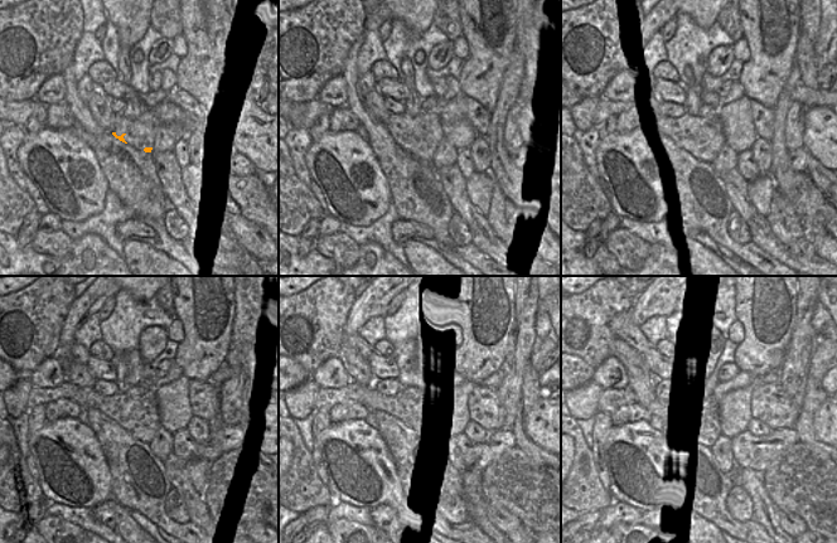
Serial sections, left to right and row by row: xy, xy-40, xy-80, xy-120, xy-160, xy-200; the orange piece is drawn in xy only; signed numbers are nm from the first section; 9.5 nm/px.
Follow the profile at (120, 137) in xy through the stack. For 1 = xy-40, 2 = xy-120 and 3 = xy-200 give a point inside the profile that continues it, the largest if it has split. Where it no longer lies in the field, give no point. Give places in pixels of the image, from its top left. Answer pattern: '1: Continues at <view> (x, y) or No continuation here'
1: Continues at xy-40 (425, 154)
2: Continues at xy-120 (140, 428)
3: Continues at xy-200 (705, 428)

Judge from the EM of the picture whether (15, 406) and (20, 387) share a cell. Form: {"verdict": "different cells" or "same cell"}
{"verdict": "same cell"}

